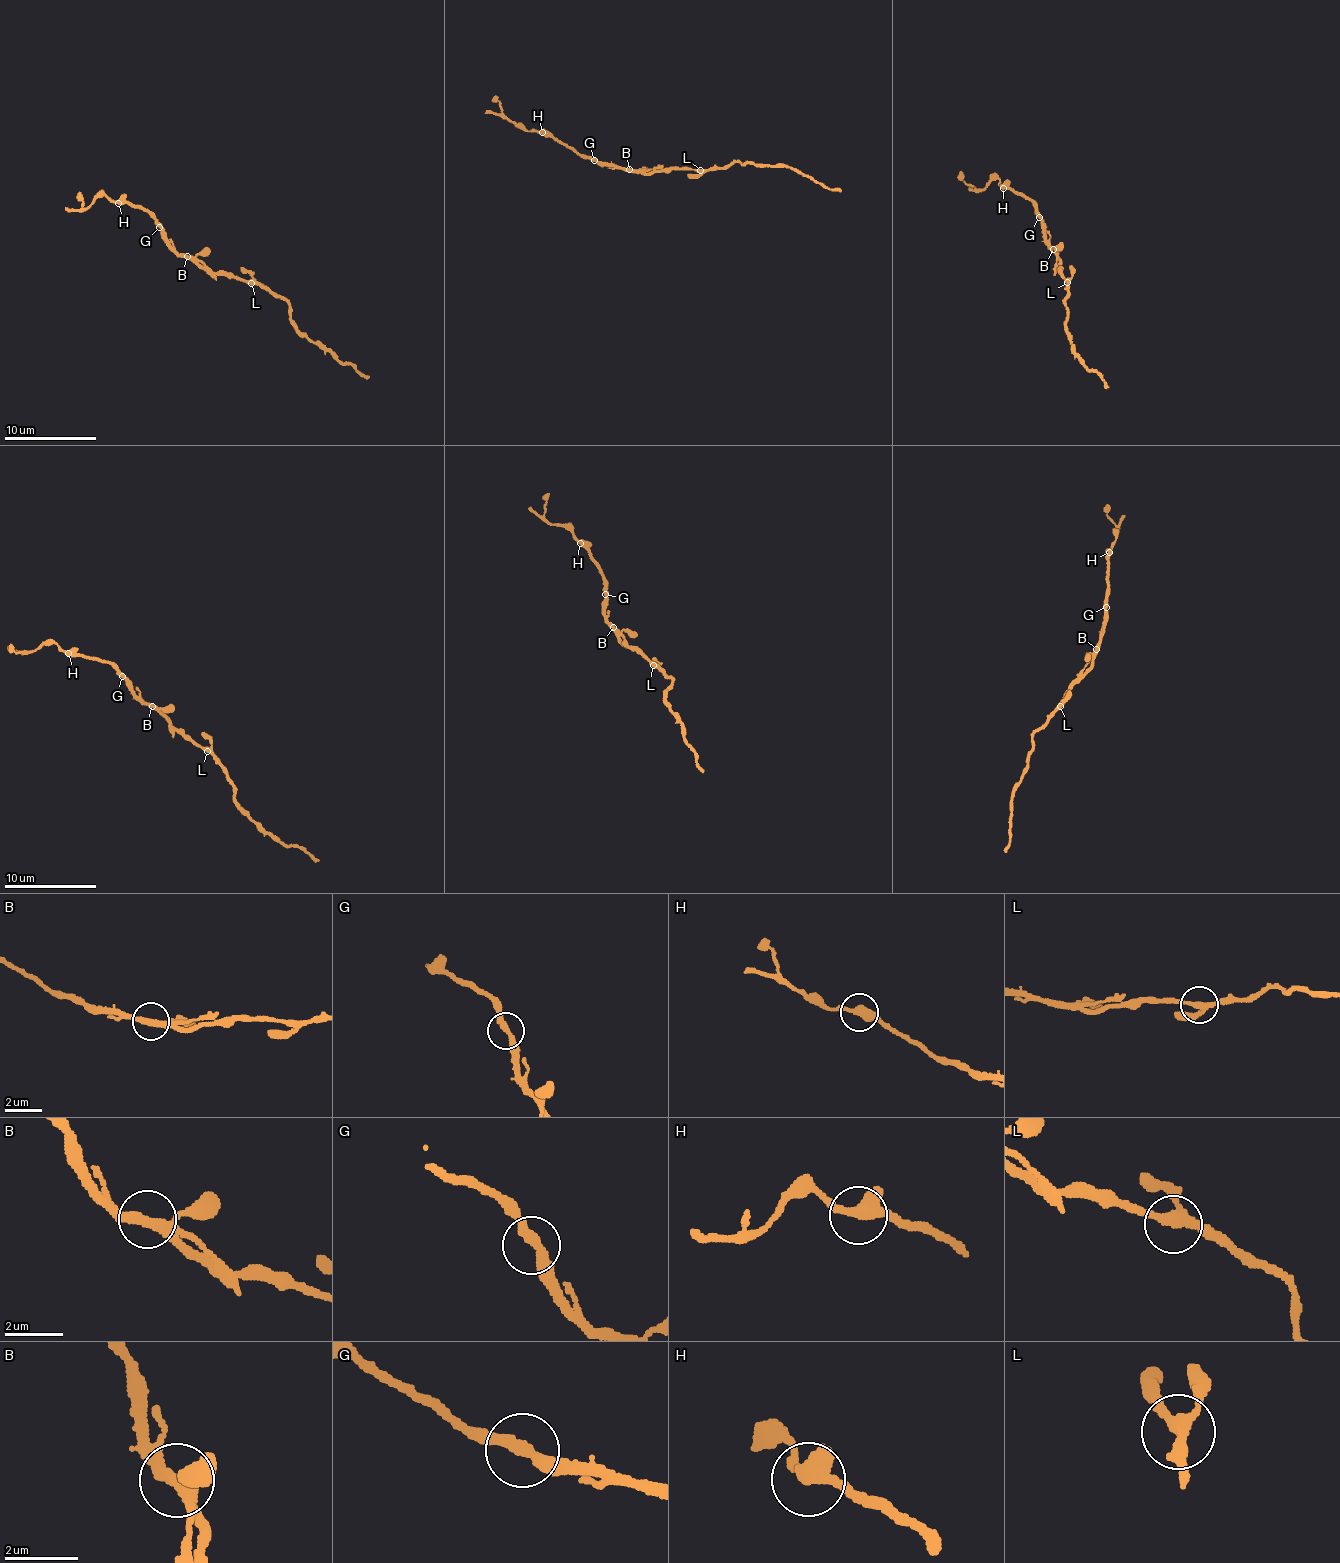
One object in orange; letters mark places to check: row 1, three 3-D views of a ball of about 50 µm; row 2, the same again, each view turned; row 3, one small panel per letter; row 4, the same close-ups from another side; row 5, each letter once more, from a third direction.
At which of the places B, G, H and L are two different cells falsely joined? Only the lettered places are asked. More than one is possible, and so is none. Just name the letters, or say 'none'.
B

